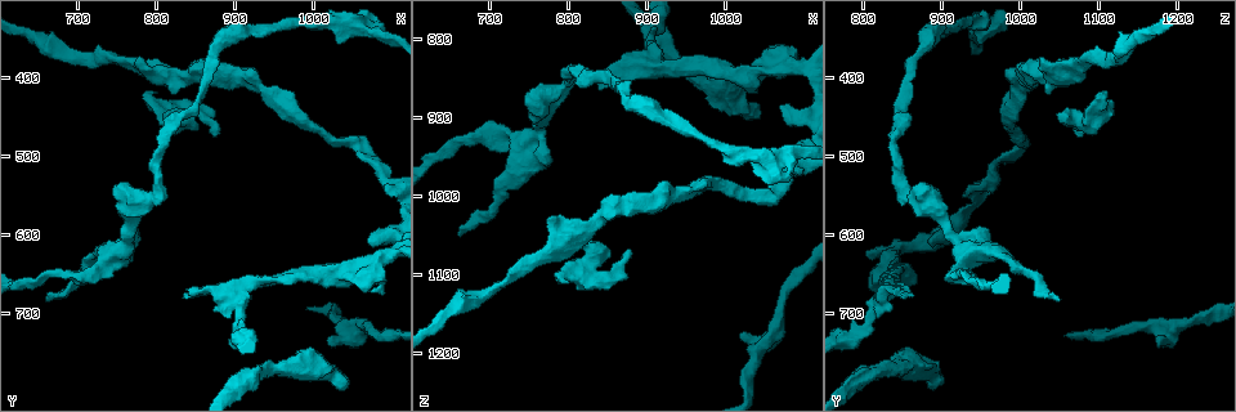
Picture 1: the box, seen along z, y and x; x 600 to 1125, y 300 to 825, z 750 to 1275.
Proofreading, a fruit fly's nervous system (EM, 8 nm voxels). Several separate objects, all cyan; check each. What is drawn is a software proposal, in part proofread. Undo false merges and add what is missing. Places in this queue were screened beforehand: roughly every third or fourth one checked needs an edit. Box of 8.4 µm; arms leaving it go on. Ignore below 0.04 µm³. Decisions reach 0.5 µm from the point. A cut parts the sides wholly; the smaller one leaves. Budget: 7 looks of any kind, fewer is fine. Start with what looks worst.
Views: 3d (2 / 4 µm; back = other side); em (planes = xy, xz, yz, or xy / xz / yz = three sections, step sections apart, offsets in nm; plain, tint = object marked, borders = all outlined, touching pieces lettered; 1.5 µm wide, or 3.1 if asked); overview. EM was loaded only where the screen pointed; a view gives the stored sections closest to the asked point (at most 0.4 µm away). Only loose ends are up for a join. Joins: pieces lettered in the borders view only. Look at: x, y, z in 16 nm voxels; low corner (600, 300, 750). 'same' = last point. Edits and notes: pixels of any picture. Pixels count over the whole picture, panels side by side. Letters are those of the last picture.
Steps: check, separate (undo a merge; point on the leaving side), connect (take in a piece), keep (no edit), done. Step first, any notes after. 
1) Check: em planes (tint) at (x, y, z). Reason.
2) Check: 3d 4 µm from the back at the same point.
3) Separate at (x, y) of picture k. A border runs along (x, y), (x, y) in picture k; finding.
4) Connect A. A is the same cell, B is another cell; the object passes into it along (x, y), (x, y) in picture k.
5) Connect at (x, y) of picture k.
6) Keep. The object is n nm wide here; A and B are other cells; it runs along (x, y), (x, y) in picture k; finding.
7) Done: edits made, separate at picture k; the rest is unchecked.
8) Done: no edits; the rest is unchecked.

Check: em planes (borders) at (800, 420, 1110). An open end.

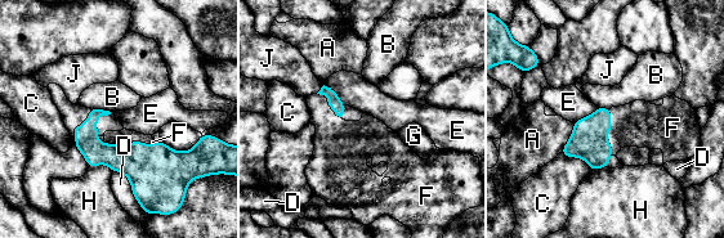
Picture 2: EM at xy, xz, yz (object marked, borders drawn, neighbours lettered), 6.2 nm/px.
Connect F. The longest contact is with F, 300 nm; F is the same cell, A, B, C, D, E, G, H and J are other cells; the object passes into it along (589, 142), (608, 130), (639, 124) in picture 2; it goes on there.

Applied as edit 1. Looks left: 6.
Check: em planes (borders) at (1040, 785, 905). An open end.

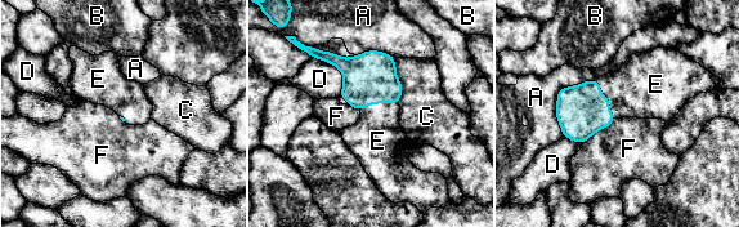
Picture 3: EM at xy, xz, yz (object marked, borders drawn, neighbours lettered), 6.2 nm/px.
Connect E. The longest contact is with A, 400 nm; E is the same cell, A, B, C, D and F are other cells; the object passes into it along (581, 110), (607, 97), (645, 87) in picture 3; it goes on there.

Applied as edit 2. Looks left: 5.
Check: 3d 2 µm at (875, 370, 875). Calibre changes.

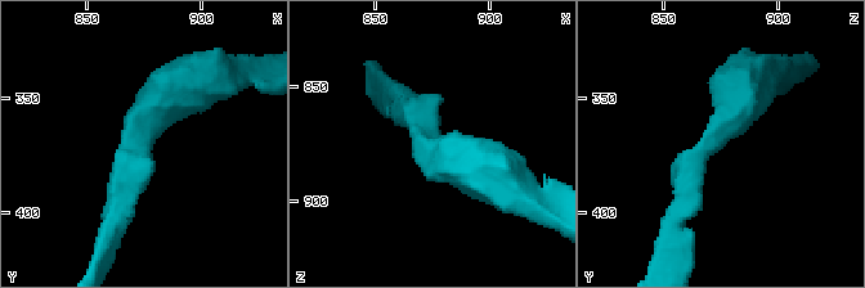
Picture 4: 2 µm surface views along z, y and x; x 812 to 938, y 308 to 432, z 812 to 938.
Check: em xy step 8 (borders) at (872, 368, 872). The arms are 190, 320 nm wide.

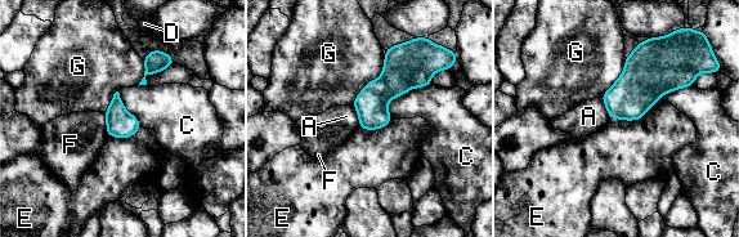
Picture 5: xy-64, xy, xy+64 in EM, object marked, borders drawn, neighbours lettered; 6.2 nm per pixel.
Keep. The object is 180 nm wide here; A, C, D, E, F and G are other cells; a border runs along (431, 84), (395, 95), (386, 111) in picture 5; continuous, no second neuron.

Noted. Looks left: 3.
Done: edits made, connect at picture 2, connect at picture 3; the rest is unchecked.

